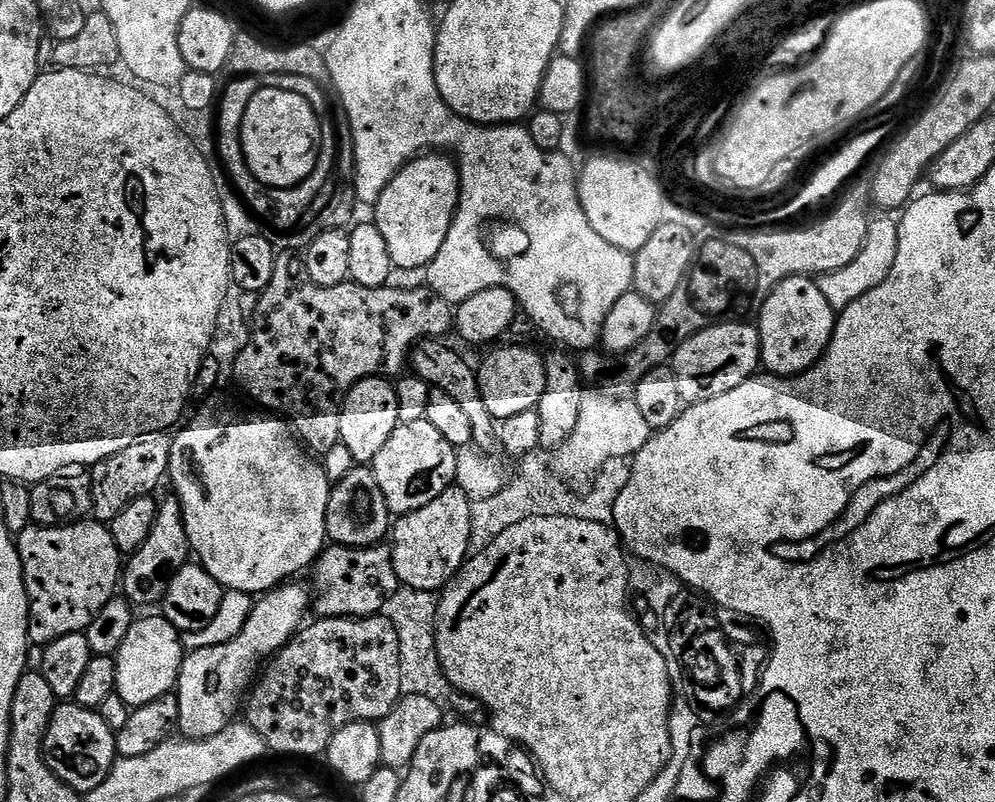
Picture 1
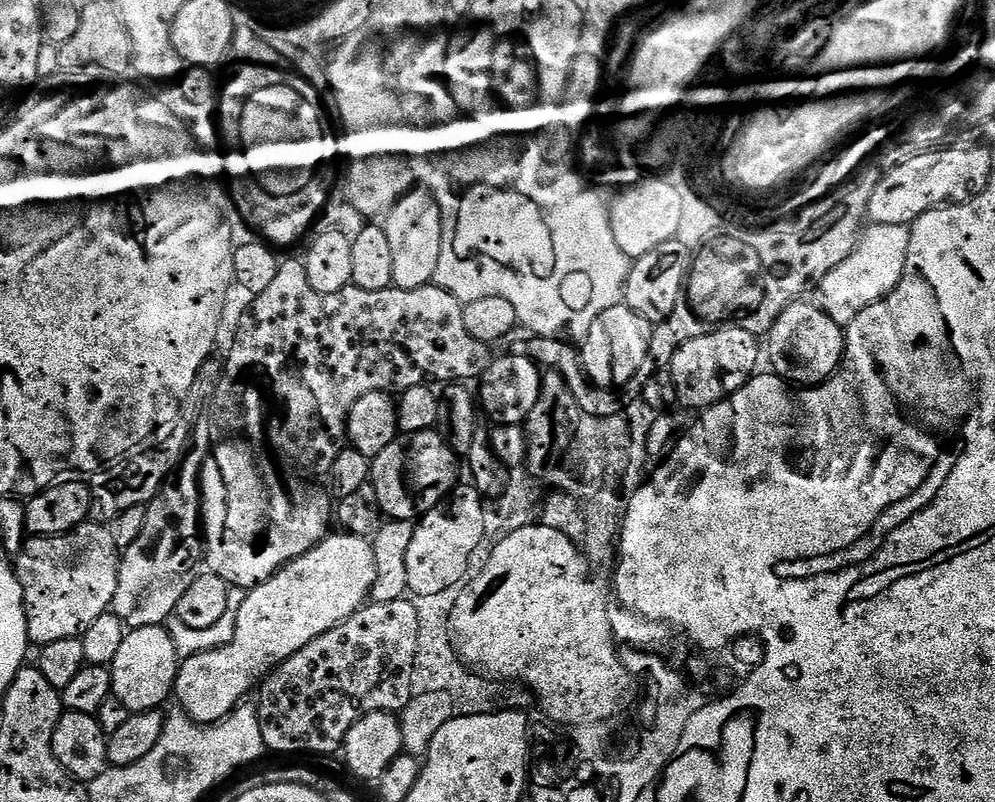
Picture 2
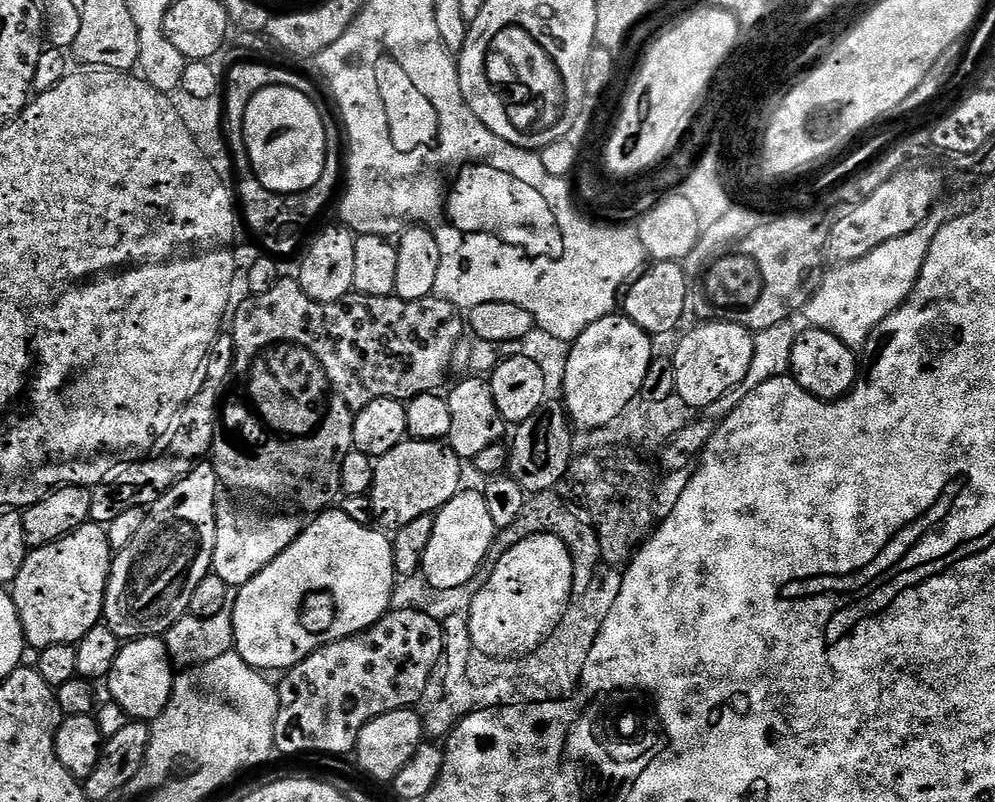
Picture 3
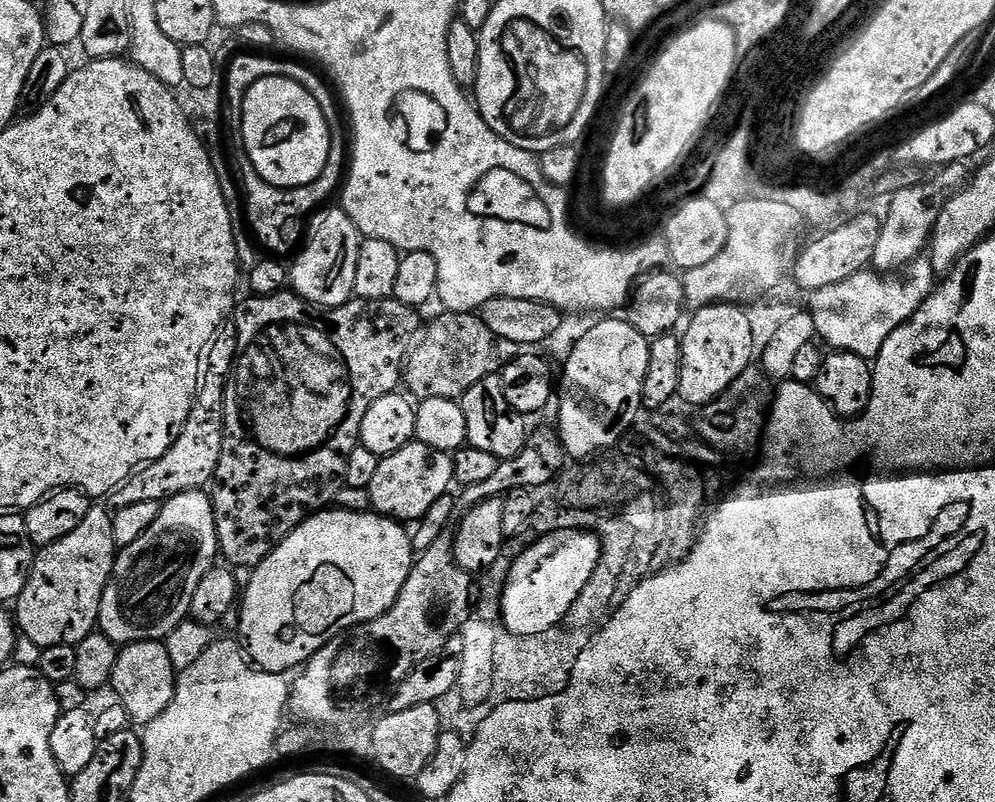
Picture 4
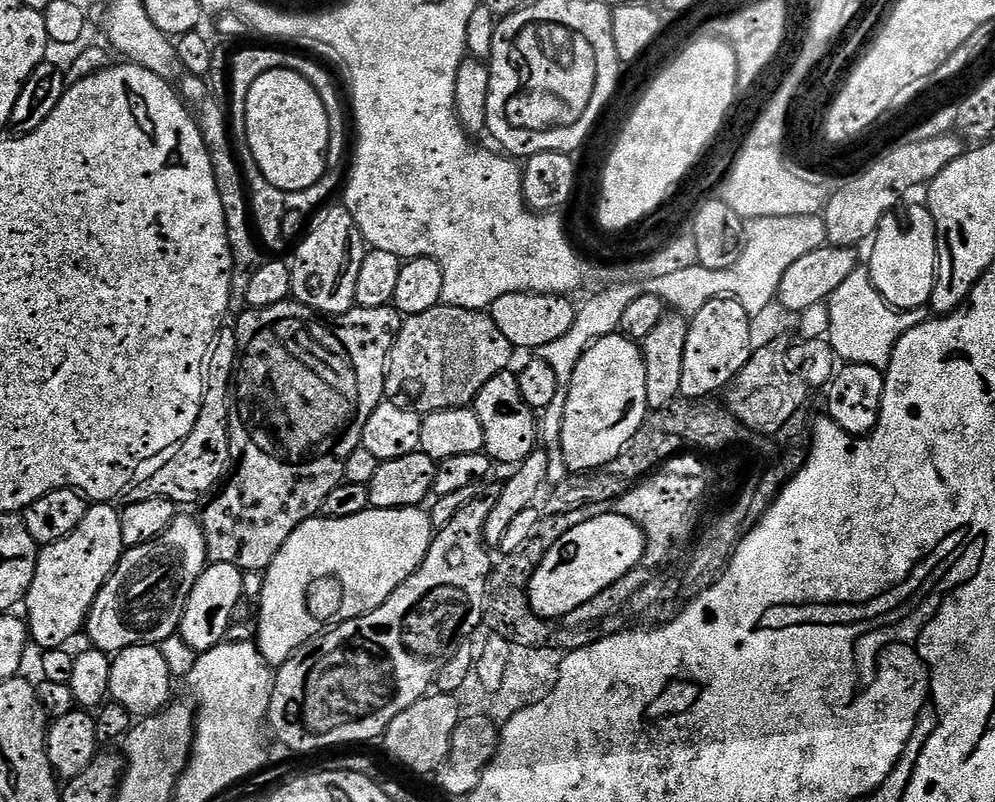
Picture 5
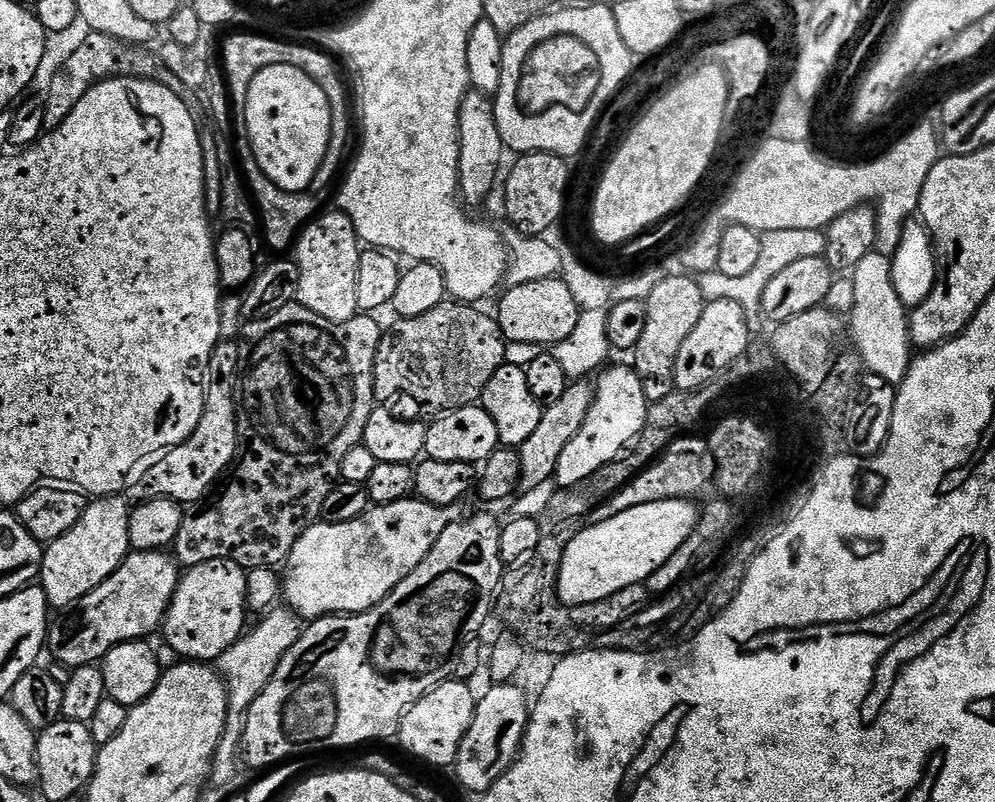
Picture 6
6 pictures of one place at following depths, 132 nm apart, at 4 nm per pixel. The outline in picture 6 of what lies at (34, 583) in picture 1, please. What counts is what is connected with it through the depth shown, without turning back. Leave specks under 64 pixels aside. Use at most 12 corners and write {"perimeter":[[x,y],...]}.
{"perimeter":[[96,498],[44,550],[53,609],[79,605],[130,554],[130,504]]}

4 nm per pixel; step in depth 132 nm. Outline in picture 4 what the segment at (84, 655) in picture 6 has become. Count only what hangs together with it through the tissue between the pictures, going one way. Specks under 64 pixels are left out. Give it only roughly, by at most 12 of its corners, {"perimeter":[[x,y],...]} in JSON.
{"perimeter":[[207,491],[119,549],[99,631],[163,641],[217,563]]}

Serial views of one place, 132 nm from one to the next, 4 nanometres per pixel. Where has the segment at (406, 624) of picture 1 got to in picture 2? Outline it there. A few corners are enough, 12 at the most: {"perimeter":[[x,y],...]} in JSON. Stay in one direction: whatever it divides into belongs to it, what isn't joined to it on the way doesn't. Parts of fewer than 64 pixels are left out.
{"perimeter":[[455,589],[416,595],[412,696],[450,693],[465,715],[493,712],[501,683],[459,659]]}

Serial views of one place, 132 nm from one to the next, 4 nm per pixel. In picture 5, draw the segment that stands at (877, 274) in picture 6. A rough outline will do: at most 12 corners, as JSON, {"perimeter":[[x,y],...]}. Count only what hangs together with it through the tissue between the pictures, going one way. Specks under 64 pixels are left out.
{"perimeter":[[858,266],[827,300],[826,339],[849,364],[887,369],[923,311],[897,311]]}

